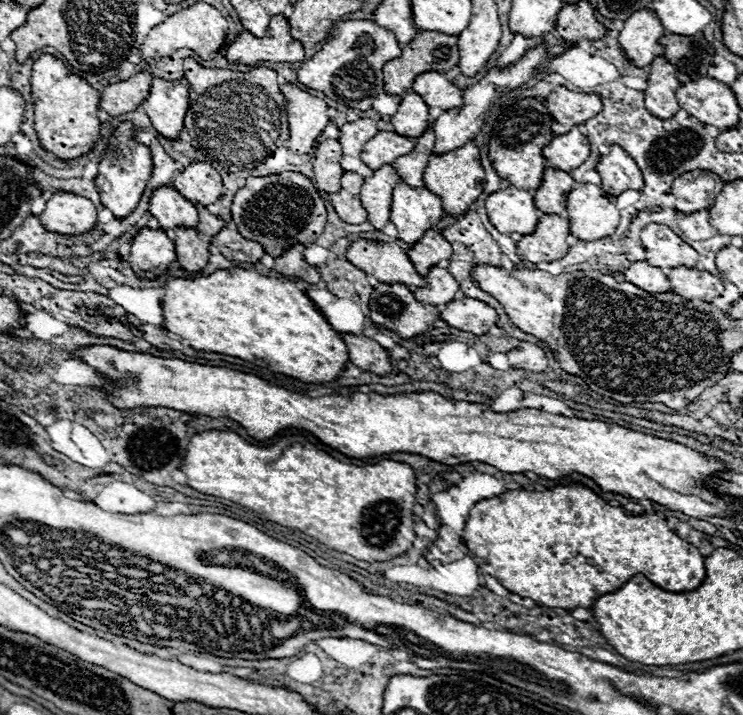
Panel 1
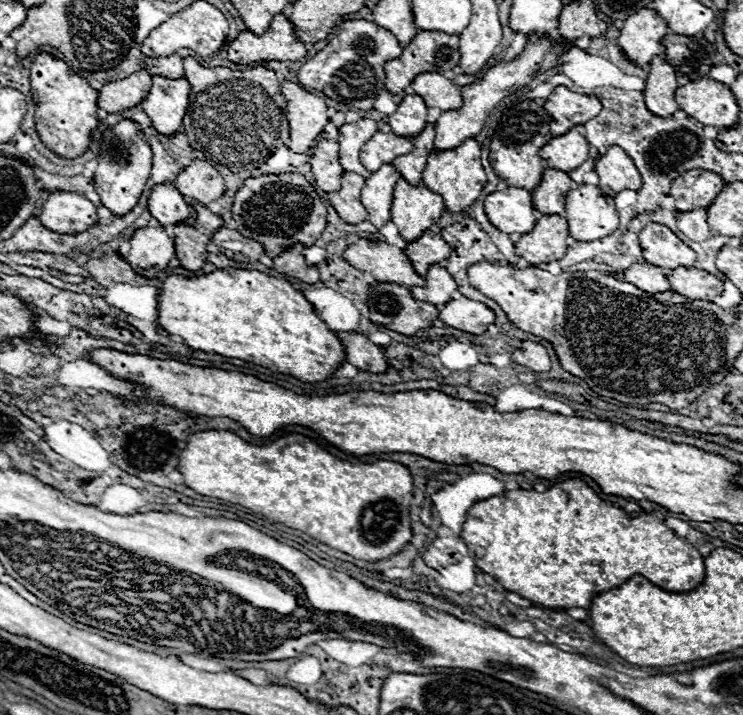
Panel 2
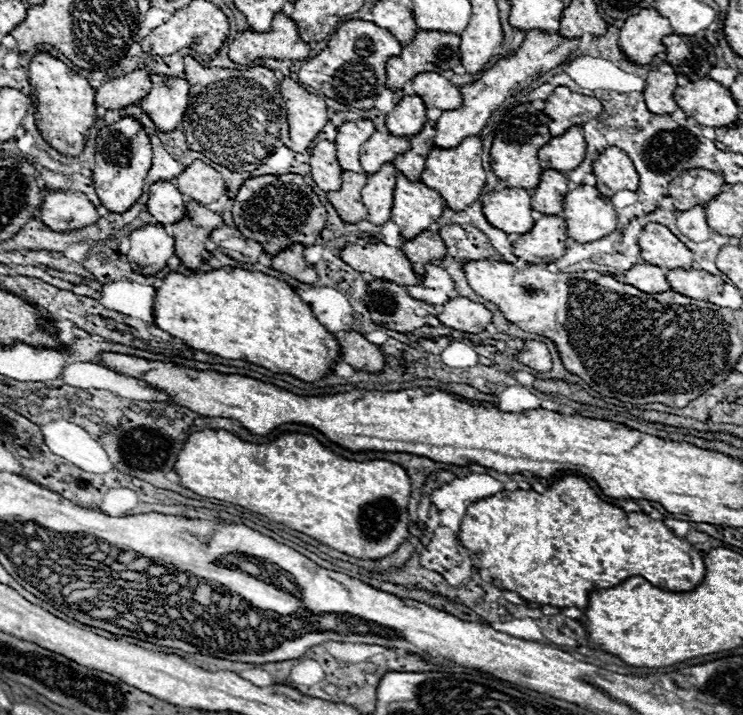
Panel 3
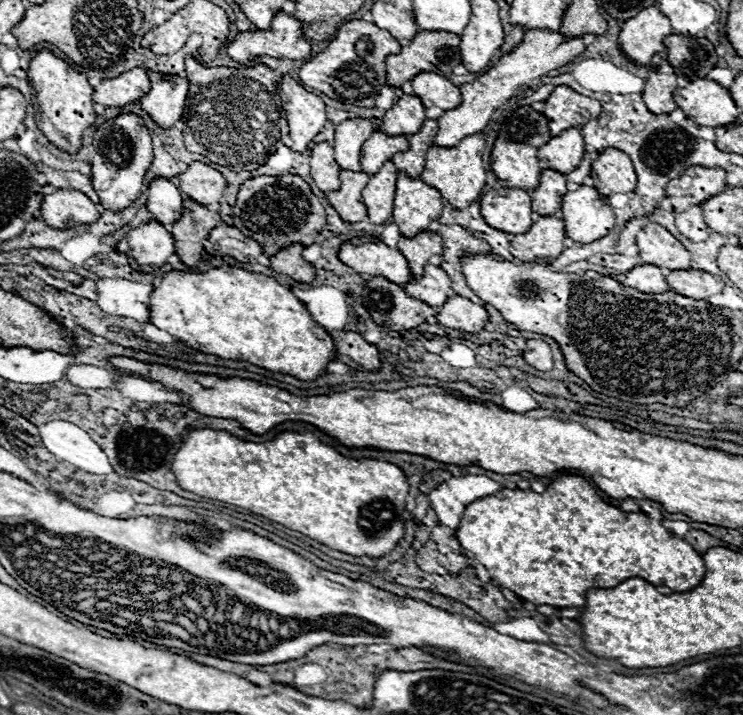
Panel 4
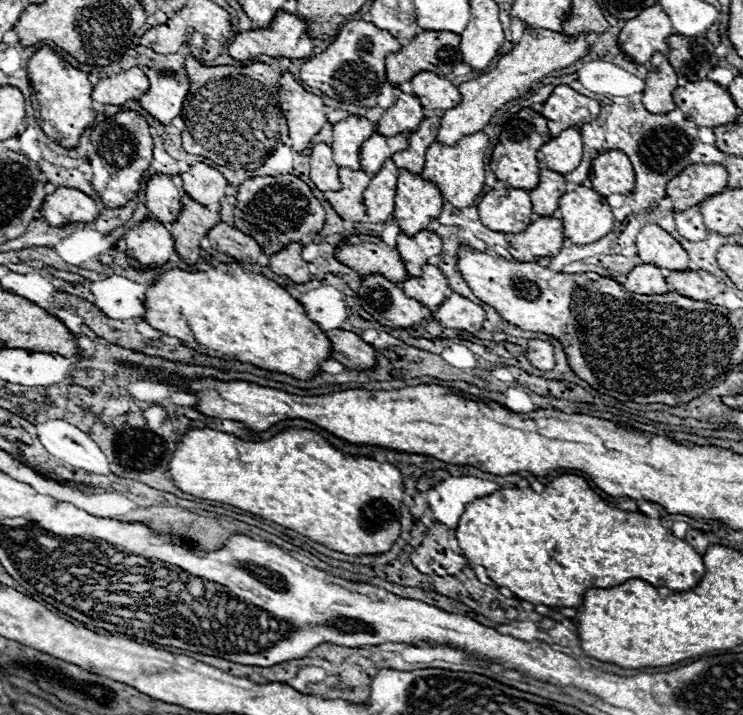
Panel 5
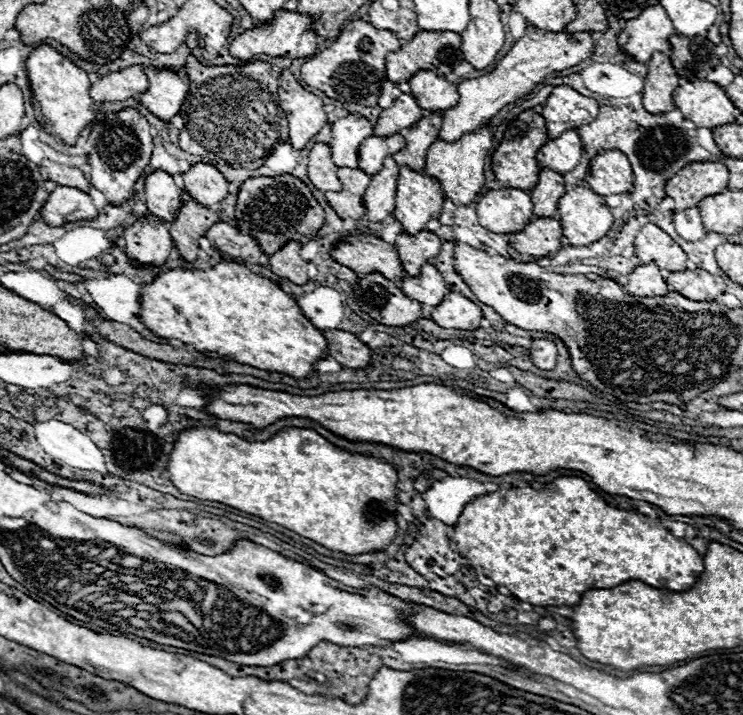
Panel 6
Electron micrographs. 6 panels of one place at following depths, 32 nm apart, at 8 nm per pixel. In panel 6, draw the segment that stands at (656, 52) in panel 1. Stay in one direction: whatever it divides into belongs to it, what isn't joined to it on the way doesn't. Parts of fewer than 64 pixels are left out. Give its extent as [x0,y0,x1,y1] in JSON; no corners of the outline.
[618,6,674,64]

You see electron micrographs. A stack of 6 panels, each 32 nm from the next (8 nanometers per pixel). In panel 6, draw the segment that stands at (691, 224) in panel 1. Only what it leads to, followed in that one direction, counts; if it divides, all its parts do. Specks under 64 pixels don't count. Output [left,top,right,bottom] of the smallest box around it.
[674,208,706,242]

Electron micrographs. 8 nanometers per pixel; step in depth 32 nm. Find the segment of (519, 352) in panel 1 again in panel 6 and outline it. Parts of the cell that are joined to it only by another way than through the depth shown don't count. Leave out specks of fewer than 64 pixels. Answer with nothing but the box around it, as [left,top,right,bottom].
[530,340,558,370]

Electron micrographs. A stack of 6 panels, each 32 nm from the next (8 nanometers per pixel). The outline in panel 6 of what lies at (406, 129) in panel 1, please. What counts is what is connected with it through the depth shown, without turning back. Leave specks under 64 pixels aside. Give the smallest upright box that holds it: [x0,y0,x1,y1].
[374,92,422,136]

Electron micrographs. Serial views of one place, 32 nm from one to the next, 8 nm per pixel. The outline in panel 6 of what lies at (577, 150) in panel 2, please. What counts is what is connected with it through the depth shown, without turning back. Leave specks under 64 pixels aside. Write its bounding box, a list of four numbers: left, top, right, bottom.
[536,130,582,172]

